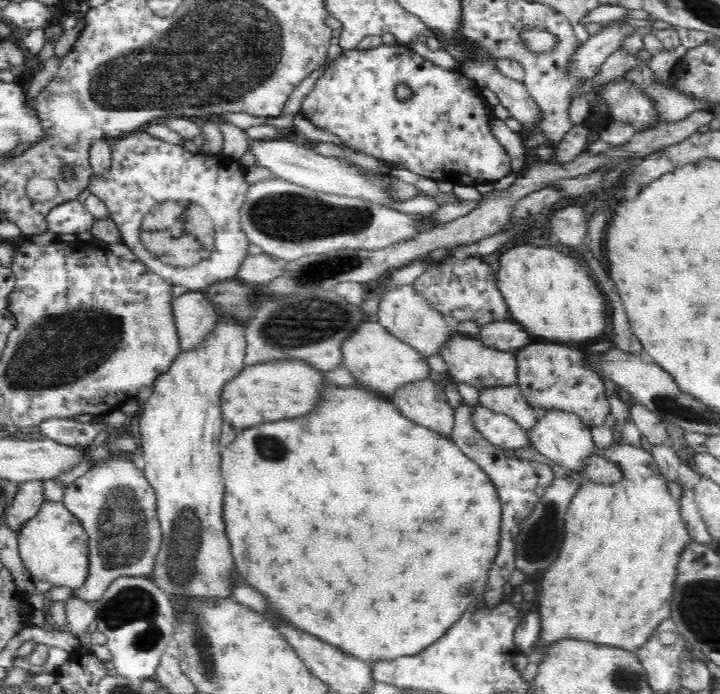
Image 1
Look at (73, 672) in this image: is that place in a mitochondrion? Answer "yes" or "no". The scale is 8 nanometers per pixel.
no

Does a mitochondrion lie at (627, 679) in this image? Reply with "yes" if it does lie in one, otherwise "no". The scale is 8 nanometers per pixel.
yes

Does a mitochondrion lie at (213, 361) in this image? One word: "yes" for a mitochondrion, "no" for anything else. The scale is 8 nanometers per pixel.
no

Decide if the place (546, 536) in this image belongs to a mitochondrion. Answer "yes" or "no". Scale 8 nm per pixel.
yes

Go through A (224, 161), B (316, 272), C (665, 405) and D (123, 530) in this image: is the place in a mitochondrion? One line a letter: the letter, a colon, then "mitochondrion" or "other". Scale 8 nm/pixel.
A: other
B: mitochondrion
C: mitochondrion
D: mitochondrion

